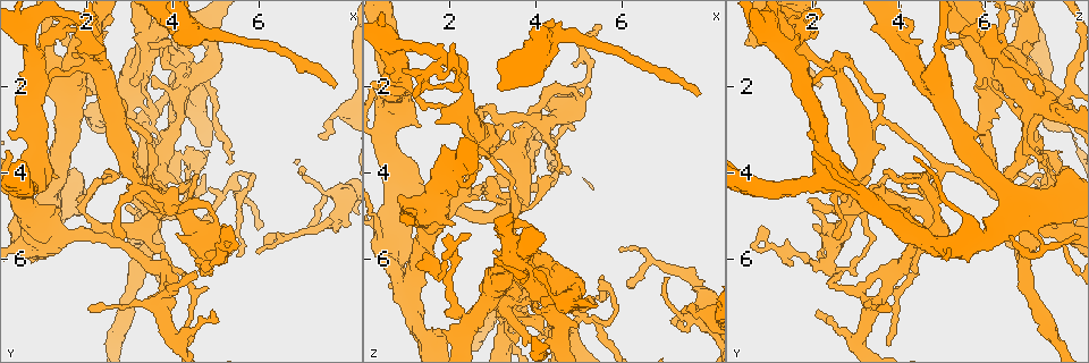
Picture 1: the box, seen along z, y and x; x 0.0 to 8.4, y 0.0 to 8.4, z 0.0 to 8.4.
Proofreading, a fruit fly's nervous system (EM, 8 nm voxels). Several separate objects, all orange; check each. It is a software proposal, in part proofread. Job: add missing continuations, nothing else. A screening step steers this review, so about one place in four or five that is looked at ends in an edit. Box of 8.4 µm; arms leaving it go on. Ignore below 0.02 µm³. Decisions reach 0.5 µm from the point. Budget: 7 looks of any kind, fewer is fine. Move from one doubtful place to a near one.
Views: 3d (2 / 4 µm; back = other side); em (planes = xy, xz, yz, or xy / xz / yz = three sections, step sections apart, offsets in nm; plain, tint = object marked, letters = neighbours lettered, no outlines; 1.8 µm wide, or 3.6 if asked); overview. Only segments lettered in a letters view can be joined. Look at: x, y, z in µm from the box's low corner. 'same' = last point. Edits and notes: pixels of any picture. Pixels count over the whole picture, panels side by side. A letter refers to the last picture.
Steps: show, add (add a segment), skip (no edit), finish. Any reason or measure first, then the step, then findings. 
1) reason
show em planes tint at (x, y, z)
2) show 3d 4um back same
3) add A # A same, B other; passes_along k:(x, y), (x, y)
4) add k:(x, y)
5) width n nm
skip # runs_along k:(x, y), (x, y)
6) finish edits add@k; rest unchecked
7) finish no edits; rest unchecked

show em xy step 8 letters at (6.20, 5.70, 6.65)

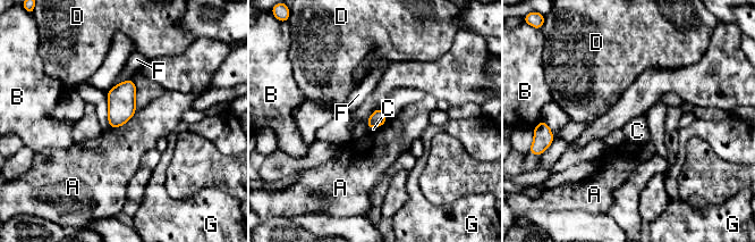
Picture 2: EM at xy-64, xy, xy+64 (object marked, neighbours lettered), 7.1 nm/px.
another direction
show em planes letters same

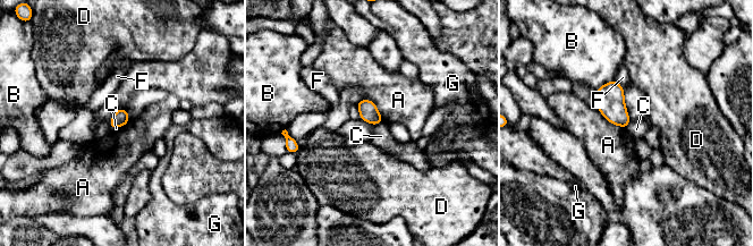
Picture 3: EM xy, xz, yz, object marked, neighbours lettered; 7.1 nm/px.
skip # A other, B other, C other, D other, F other, G other; border 3:(382, 121), (373, 125); no lettered segment goes on from it

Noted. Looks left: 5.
calibre changes
show 3d 2um at (2.80, 3.00, 3.25)

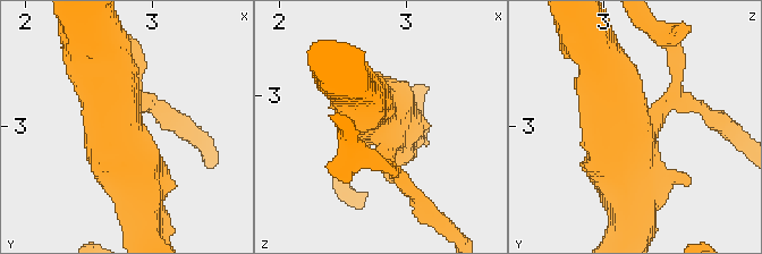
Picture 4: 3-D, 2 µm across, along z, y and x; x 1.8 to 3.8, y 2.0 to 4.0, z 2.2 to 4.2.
need the tissue
show em planes letters at (2.78, 3.06, 3.24)

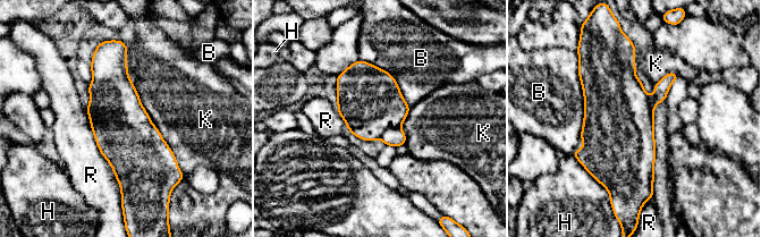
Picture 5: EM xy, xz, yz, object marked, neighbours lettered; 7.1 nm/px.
width 420 nm
skip # B other, H other, K other, R other; border 5:(127, 50), (127, 76), (183, 174); no lettered segment goes on from it

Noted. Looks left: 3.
sharp bend
show 3d 4um at (2.60, 2.40, 7.35)

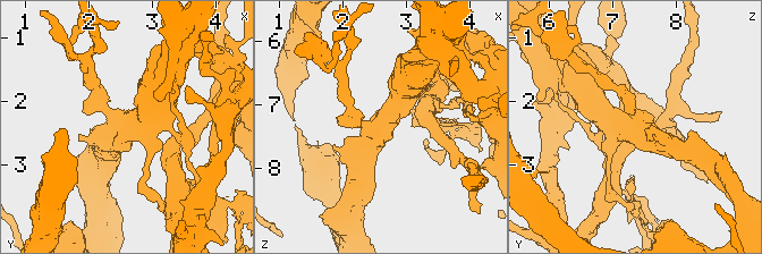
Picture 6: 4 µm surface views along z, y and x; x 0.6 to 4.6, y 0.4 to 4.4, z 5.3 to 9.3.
arms 3; arm_widths 190, 220, 320 nm
show em planes tint at (2.55, 2.30, 7.35)

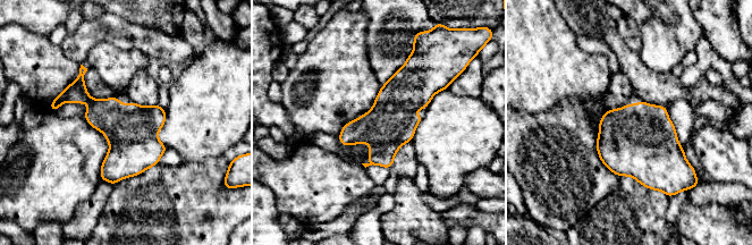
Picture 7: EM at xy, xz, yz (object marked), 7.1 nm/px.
show em planes letters same

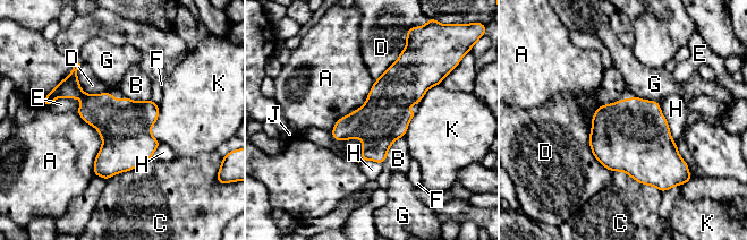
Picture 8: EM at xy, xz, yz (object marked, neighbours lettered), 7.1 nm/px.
width 360 nm
skip # A other, B other, C other, D other, E other, F other, G other, H other, J other, K other; border 8:(77, 112), (102, 139), (94, 174); none of them fits

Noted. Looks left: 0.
finish no edits; rest unchecked

